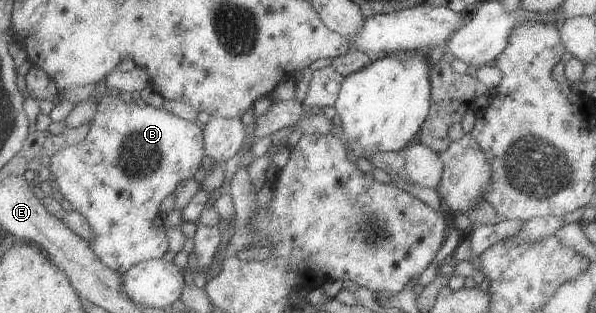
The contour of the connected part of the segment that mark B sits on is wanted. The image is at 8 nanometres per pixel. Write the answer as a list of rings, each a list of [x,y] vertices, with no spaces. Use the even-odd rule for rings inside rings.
[[[105,95],[99,101],[88,137],[52,155],[49,169],[56,193],[86,217],[91,229],[92,241],[89,242],[108,268],[124,275],[138,263],[161,259],[170,250],[166,228],[163,225],[154,227],[154,219],[163,211],[163,202],[177,192],[180,183],[187,182],[202,169],[207,147],[206,135],[200,127],[200,124],[181,119],[162,106],[140,107],[136,101],[126,103],[118,96]]]

